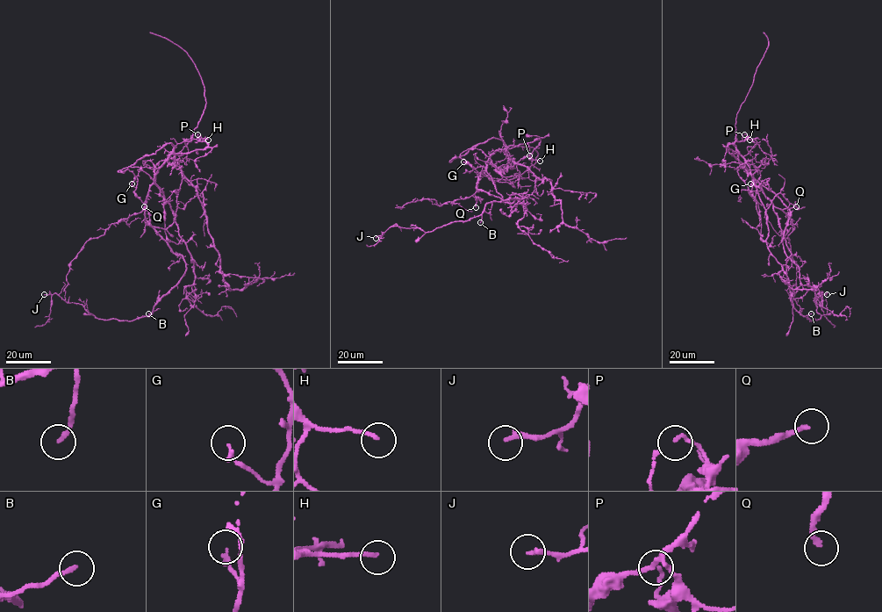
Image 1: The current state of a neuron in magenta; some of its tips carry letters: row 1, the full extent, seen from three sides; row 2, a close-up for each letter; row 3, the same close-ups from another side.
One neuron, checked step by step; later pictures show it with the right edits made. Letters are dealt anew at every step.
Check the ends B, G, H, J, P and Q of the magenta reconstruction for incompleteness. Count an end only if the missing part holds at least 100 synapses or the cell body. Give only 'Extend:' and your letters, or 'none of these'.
Extend: Q

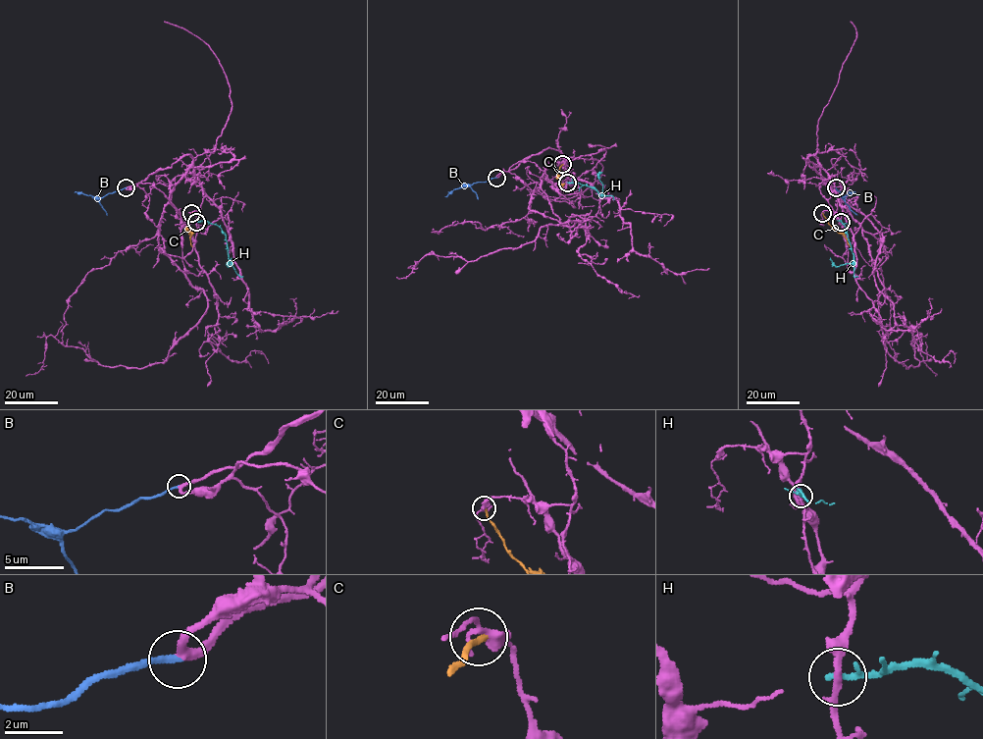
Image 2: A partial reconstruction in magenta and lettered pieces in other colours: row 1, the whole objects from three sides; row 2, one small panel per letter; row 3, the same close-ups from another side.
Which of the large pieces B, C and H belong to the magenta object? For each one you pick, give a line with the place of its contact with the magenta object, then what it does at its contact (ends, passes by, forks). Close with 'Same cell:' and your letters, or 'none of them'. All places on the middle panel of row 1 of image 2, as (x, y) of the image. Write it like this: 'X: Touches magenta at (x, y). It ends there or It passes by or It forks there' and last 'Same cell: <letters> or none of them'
B: Touches magenta at (496, 178). It ends there
Same cell: B

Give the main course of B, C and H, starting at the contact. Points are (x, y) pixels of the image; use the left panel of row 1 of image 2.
B: (126, 187), (101, 197), (75, 192)
C: (191, 213), (187, 231), (192, 246)
H: (196, 222), (207, 221), (221, 229), (232, 265), (228, 266), (232, 258)

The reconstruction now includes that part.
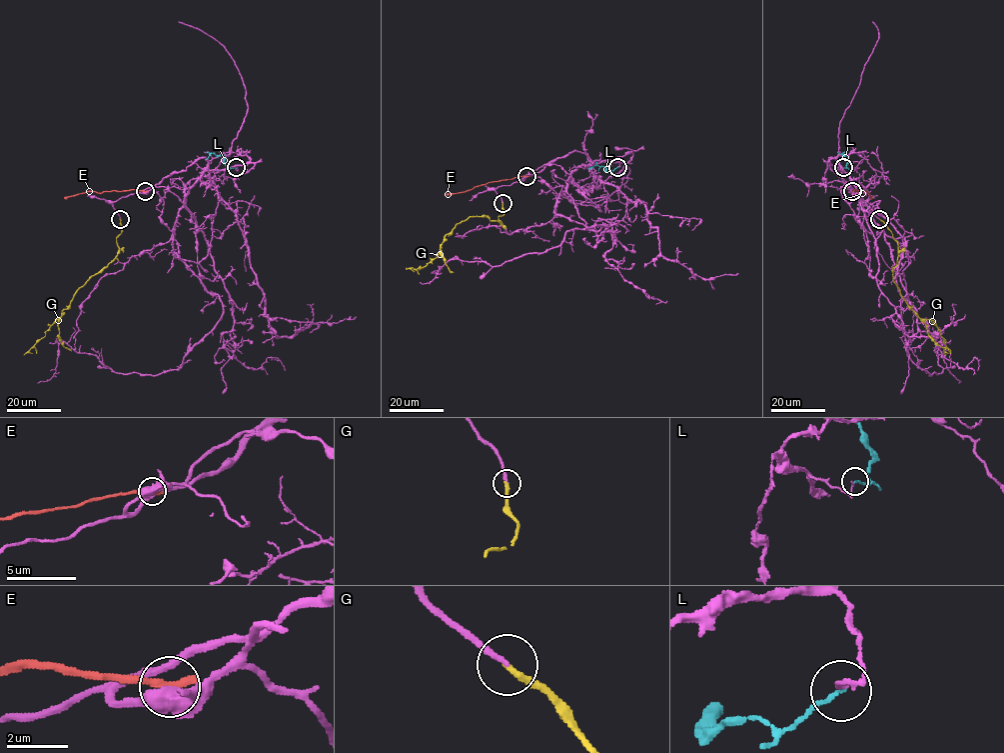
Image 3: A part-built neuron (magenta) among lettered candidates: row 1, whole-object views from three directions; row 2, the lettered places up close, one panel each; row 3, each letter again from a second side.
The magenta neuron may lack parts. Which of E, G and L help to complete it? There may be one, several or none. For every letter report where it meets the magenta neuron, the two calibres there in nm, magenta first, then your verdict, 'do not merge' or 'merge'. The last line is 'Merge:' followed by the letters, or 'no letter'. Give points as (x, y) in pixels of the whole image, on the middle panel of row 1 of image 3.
E: contact (526, 176); calibres 440 and 300 nm; do not merge
G: contact (502, 203); calibres 190 and 240 nm; merge
L: contact (617, 167); calibres 120 and 120 nm; merge
Merge: G, L

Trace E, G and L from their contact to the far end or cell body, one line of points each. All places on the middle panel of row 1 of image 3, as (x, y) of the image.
E: (526, 176), (447, 194)
G: (502, 203), (501, 221), (469, 217), (445, 236), (437, 258), (423, 267), (406, 269)
L: (617, 167), (610, 170), (595, 165), (587, 168)

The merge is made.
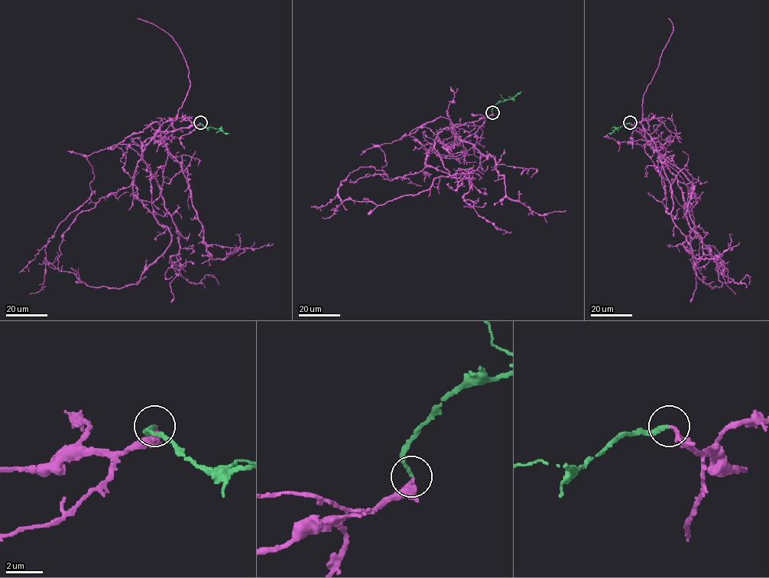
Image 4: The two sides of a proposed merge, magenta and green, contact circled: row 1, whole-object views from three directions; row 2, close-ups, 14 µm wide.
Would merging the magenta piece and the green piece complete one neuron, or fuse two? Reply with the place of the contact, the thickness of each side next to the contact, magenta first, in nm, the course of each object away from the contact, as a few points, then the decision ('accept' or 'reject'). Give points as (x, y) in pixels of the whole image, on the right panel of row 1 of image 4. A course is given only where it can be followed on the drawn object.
at (630, 122); 280 nm thick on the magenta side, 200 nm on the other; magenta runs (630, 122), (645, 131), (676, 180), (695, 225), (695, 273), (720, 287), (720, 262), (734, 294); green runs (630, 122), (608, 133); accept

